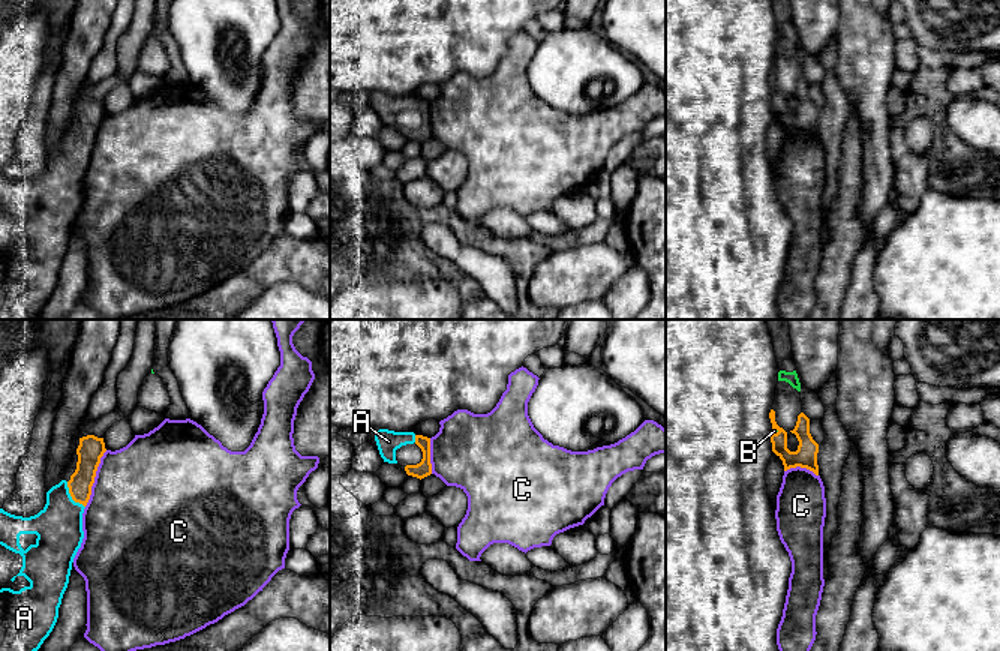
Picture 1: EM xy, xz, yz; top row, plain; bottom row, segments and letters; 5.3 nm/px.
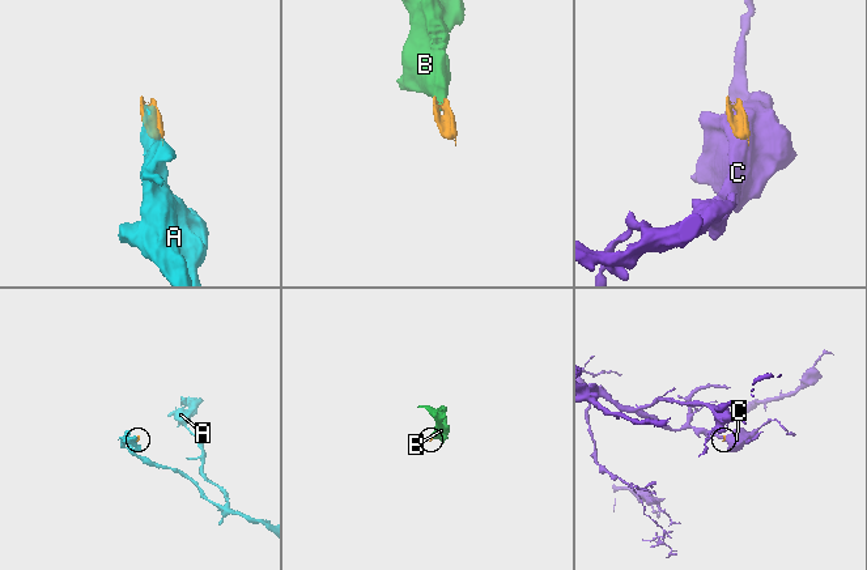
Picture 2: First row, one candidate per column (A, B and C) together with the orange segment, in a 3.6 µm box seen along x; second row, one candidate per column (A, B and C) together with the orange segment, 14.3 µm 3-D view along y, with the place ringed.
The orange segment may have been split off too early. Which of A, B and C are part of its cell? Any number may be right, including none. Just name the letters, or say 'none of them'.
A, B

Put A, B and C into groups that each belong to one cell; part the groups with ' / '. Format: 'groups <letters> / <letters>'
groups A B / C

